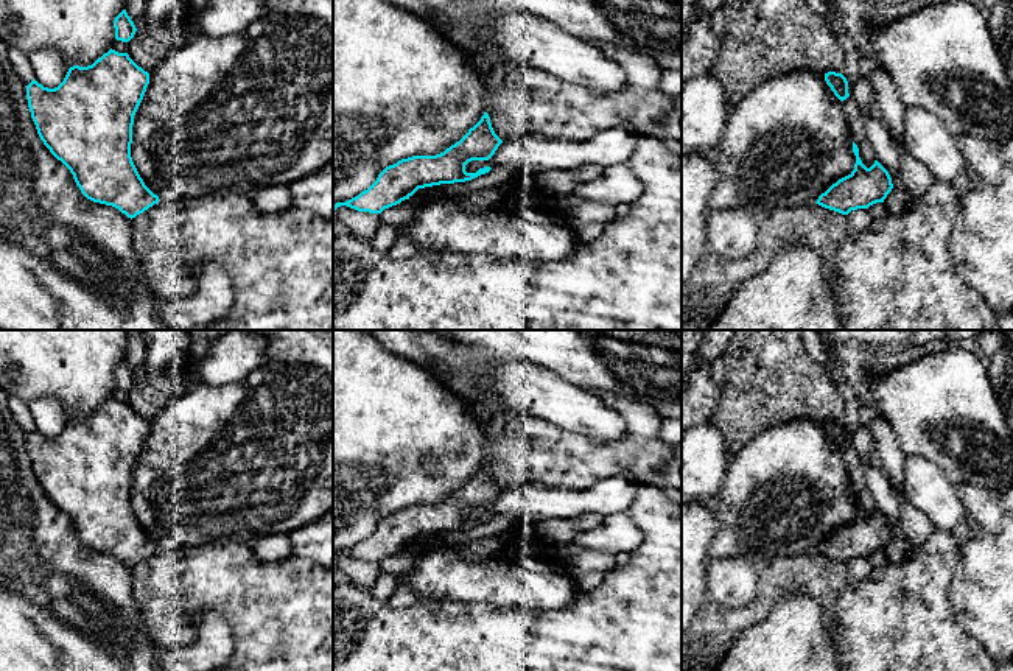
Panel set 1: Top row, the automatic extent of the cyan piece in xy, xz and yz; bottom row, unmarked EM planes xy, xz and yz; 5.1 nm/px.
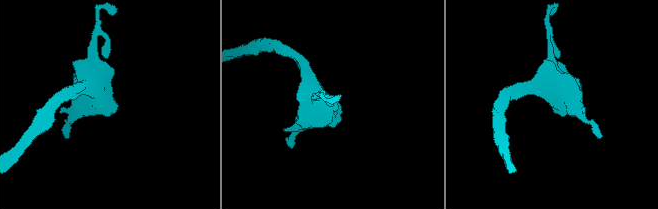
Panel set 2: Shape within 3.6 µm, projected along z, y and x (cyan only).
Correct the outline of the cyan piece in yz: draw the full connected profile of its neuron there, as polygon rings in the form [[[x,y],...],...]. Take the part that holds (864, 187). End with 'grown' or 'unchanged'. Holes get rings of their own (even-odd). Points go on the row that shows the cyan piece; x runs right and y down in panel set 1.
[[[854,142],[853,153],[856,156],[854,170],[822,193],[815,204],[848,215],[851,210],[868,209],[876,202],[884,202],[893,188],[889,171],[878,160],[867,168]]]; unchanged

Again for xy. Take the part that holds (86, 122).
[[[110,48],[92,65],[70,67],[54,89],[36,79],[26,86],[28,107],[40,140],[70,170],[81,193],[93,202],[118,209],[131,220],[159,202],[131,157],[134,115],[148,84],[148,72],[128,53]]]; unchanged

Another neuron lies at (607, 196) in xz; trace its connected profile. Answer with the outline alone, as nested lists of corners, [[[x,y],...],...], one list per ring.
[[[627,163],[610,165],[599,177],[579,182],[566,193],[551,195],[549,204],[566,210],[571,199],[599,201],[608,206],[633,204],[643,195],[643,184]]]

